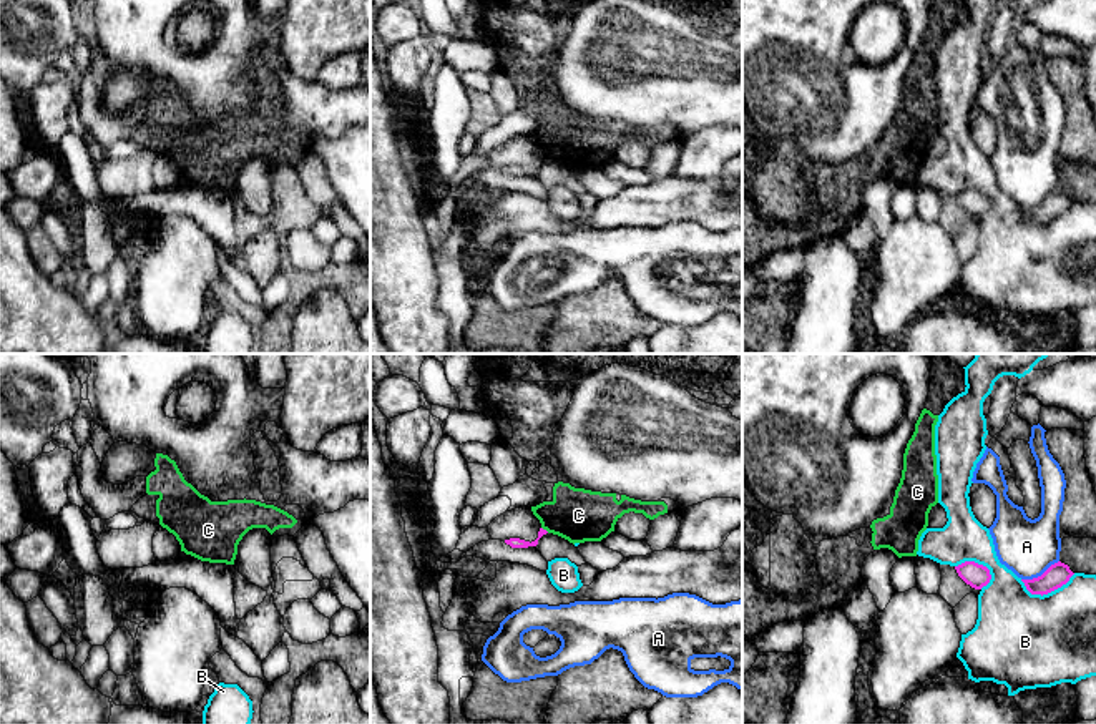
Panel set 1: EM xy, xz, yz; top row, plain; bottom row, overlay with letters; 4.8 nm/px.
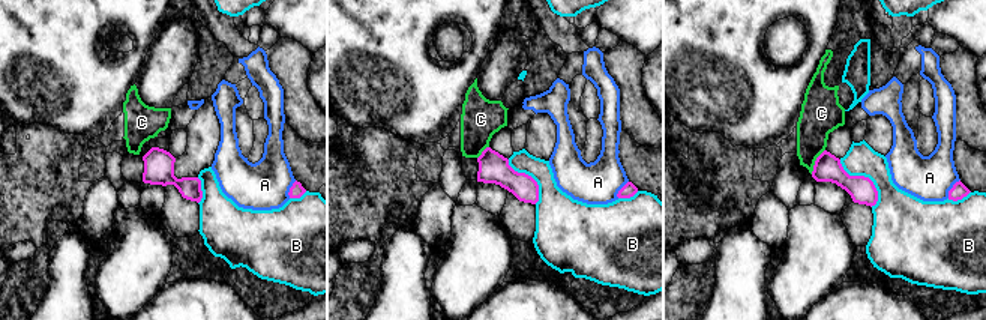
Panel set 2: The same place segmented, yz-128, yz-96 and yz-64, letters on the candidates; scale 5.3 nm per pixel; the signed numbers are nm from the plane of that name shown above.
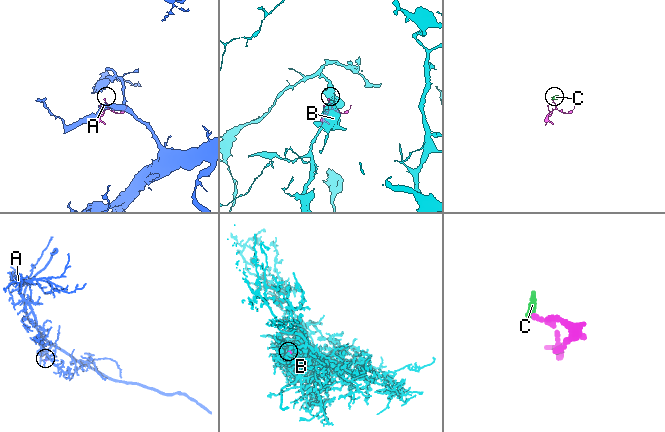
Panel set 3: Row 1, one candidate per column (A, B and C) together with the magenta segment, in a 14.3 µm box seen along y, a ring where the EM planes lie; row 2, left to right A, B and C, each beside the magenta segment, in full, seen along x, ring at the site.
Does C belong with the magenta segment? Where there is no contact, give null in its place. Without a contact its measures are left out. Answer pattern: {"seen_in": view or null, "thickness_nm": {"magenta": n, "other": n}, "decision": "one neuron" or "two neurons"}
{"seen_in": "xz", "thickness_nm": {"magenta": 50, "other": 260}, "decision": "two neurons"}

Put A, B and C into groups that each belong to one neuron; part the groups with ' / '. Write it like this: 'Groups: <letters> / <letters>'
Groups: A / B / C

